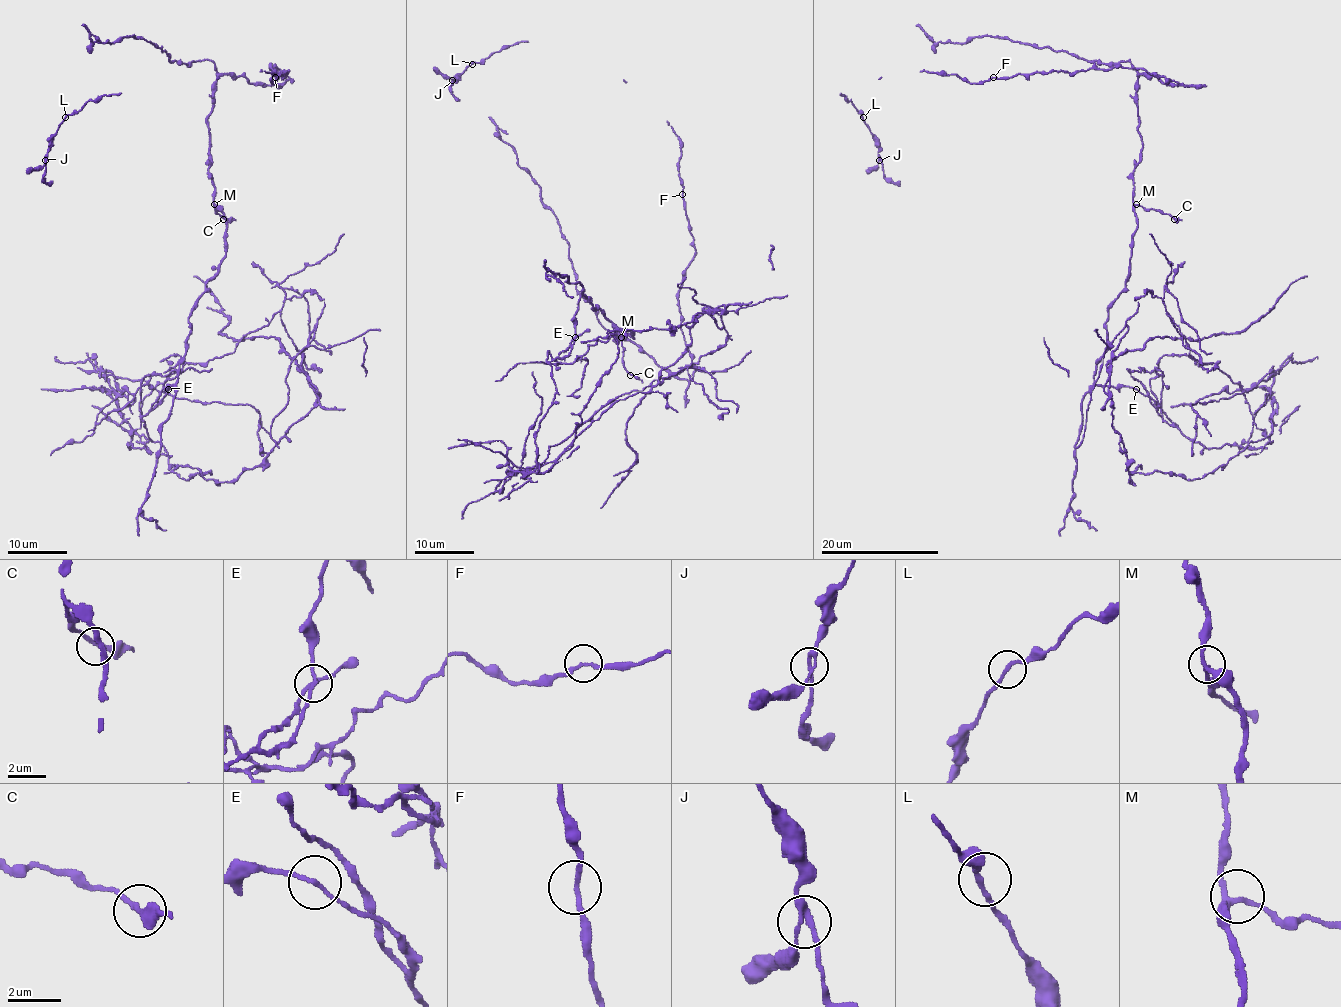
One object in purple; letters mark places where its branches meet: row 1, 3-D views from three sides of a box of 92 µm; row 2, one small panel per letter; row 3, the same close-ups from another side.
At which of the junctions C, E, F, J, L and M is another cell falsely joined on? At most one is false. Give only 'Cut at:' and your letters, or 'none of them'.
Cut at: E

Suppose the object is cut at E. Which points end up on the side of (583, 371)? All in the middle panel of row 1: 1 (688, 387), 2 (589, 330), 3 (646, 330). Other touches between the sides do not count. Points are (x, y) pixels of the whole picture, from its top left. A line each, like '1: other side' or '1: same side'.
1: other side
2: same side
3: same side

